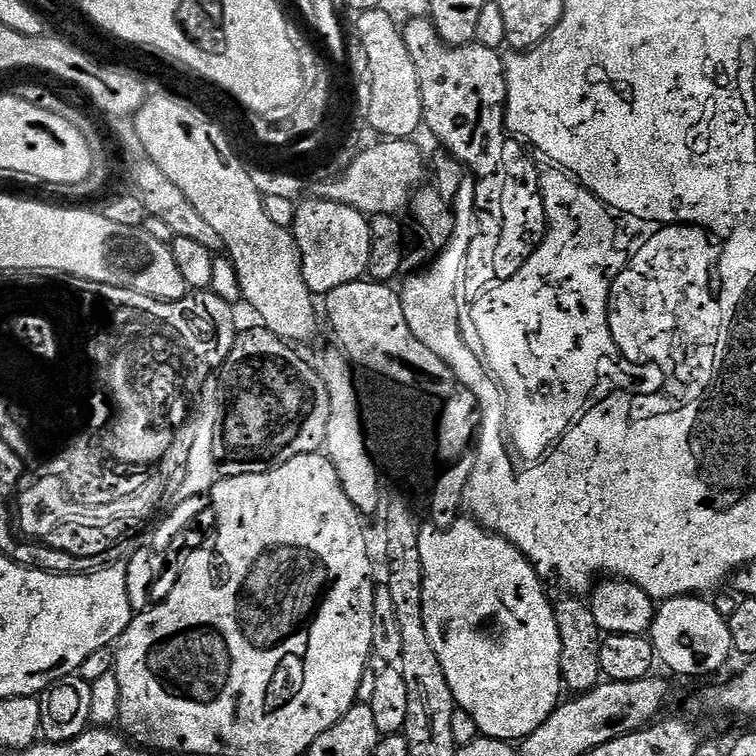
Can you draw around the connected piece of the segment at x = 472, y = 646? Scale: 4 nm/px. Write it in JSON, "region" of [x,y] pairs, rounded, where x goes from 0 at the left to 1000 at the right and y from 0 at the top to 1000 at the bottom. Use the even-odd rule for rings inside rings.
{"region":[[[604,687],[602,692],[578,702],[579,706],[573,714],[561,712],[554,716],[556,746],[560,751],[561,832],[569,844],[569,854],[574,854],[574,865],[582,873],[585,886],[590,892],[590,902],[598,914],[599,927],[612,940],[623,944],[631,964],[639,972],[655,979],[688,981],[694,974],[706,971],[706,966],[712,966],[712,960],[717,960],[717,955],[722,955],[722,950],[728,950],[728,944],[742,930],[741,866],[745,852],[741,848],[738,823],[734,821],[731,795],[725,795],[725,788],[720,784],[721,769],[709,758],[706,747],[669,710],[663,709],[659,704],[652,704],[639,692],[624,688]]]}

